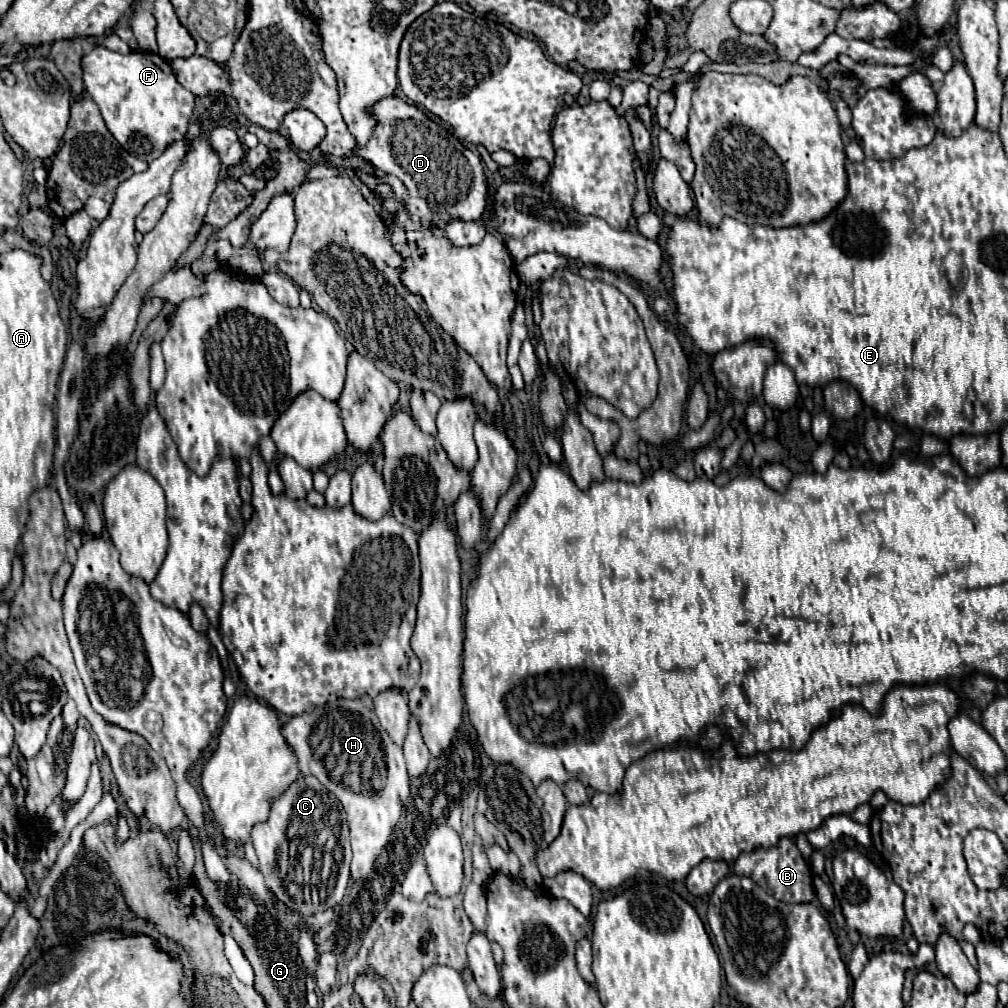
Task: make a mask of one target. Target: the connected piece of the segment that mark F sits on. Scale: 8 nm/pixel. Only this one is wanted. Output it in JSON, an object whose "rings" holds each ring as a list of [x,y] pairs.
{"rings":[[[95,47],[83,57],[83,83],[97,103],[107,129],[133,157],[151,163],[161,157],[165,147],[183,139],[193,115],[195,95],[179,85],[171,65],[159,55],[143,51],[121,55],[107,47]]]}

